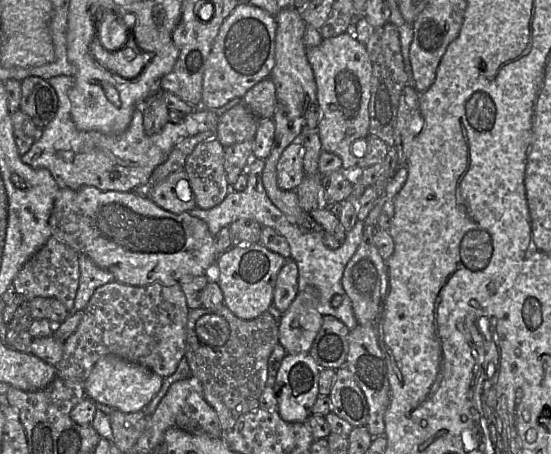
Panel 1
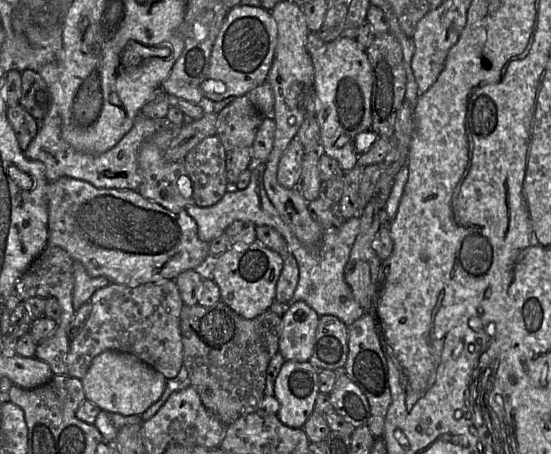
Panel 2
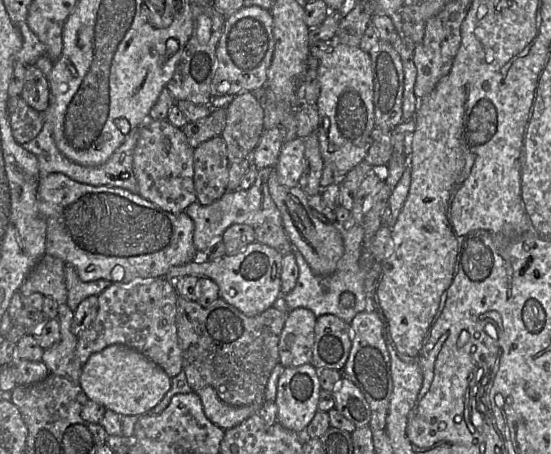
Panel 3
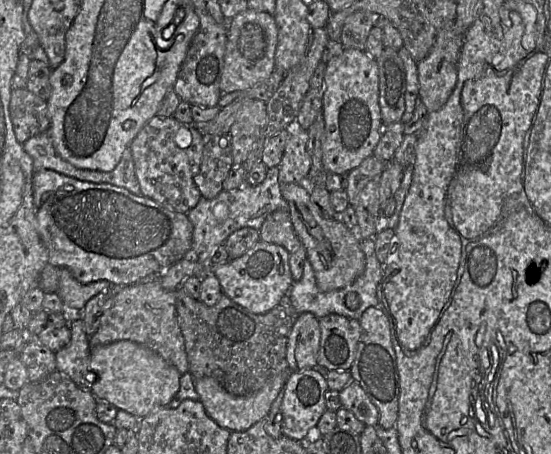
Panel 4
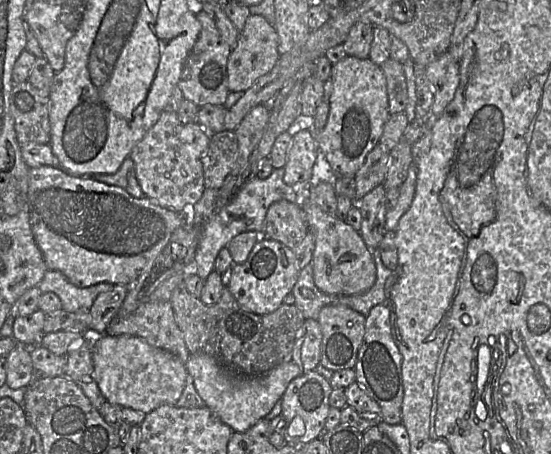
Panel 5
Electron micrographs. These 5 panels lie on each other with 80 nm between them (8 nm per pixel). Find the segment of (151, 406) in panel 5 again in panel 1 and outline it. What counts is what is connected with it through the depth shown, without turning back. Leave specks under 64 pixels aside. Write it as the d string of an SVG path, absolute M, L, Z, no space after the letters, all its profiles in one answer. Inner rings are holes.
M114 355L101 357L83 382L86 397L124 413L143 411L160 391L163 379L149 368Z

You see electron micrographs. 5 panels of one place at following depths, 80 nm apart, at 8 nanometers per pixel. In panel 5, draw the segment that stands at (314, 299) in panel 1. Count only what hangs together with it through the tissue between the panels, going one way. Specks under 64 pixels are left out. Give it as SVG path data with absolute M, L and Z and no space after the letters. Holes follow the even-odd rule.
M305 319L295 339L291 361L304 373L315 370L320 364L321 343L319 323L315 319Z

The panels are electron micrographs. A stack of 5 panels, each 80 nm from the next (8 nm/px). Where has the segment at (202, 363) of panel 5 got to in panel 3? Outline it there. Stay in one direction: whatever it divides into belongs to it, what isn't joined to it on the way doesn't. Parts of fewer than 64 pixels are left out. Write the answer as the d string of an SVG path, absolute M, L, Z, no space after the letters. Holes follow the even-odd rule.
M211 386L196 391L203 405L205 416L224 431L233 428L254 413L258 413L259 406L230 406L220 400Z

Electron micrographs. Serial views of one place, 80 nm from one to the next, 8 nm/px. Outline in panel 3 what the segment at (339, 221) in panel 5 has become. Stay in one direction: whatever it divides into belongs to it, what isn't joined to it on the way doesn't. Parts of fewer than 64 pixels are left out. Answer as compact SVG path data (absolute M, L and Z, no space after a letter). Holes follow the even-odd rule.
M276 165L269 175L268 188L271 198L280 212L282 225L293 248L303 255L315 274L320 276L333 274L344 252L341 228L324 223L315 217L308 204L309 196L299 186L289 188L280 184Z

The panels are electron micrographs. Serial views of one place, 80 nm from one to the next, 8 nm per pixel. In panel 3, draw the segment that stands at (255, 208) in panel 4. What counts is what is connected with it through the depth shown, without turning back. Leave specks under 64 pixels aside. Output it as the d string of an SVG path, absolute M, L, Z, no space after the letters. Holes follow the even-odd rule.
M265 167L257 171L253 185L247 189L236 189L225 192L222 197L210 205L201 205L197 201L189 205L184 211L194 223L193 243L197 253L202 253L213 242L222 239L225 230L234 224L244 224L255 228L265 221L275 225L282 224L280 212L273 202L268 188L268 178L273 167Z

